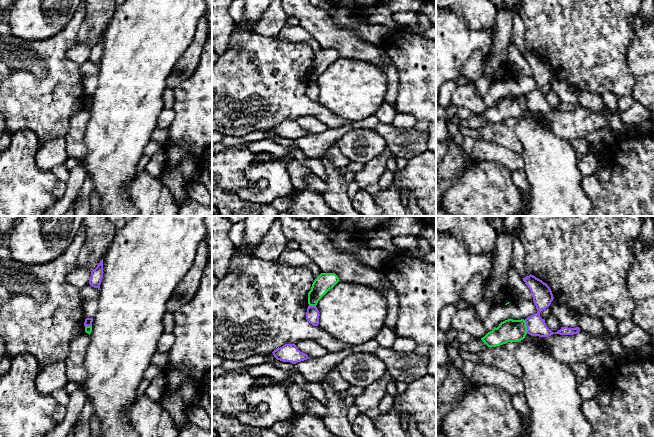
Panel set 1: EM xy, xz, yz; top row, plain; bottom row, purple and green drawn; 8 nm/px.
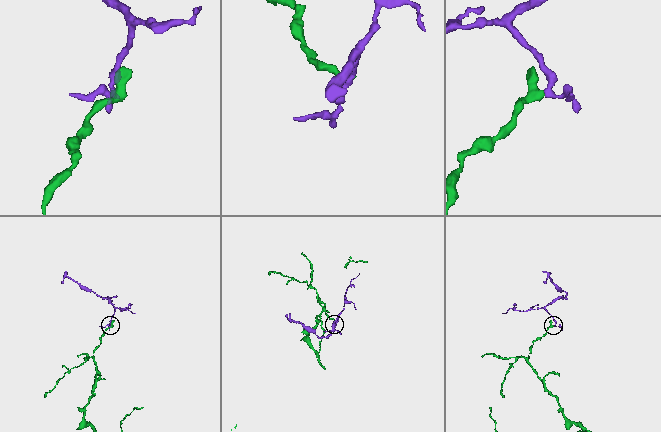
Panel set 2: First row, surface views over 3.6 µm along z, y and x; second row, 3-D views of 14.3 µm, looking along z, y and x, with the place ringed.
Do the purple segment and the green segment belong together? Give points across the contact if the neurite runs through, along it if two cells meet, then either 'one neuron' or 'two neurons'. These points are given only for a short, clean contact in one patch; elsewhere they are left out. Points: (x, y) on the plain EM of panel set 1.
two neurons

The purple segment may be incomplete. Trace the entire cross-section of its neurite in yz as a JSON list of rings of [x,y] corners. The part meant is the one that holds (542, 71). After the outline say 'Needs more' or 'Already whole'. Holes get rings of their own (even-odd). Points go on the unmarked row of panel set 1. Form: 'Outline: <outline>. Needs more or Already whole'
Outline: [[[533,51],[522,54],[531,67],[533,78],[538,86],[537,89],[525,95],[527,109],[531,112],[549,113],[553,110],[574,111],[580,107],[579,103],[561,103],[557,108],[552,108],[546,101],[545,96],[540,93],[540,88],[548,84],[554,73],[550,63],[542,56]]]. Already whole

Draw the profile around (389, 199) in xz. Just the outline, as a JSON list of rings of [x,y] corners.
[[[394,183],[373,196],[383,210],[382,216],[427,216],[419,208],[416,199]]]

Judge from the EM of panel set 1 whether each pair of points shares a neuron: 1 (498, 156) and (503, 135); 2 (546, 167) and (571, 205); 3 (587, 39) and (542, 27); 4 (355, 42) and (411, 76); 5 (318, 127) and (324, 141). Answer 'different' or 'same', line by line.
1: different
2: same
3: same
4: different
5: different

